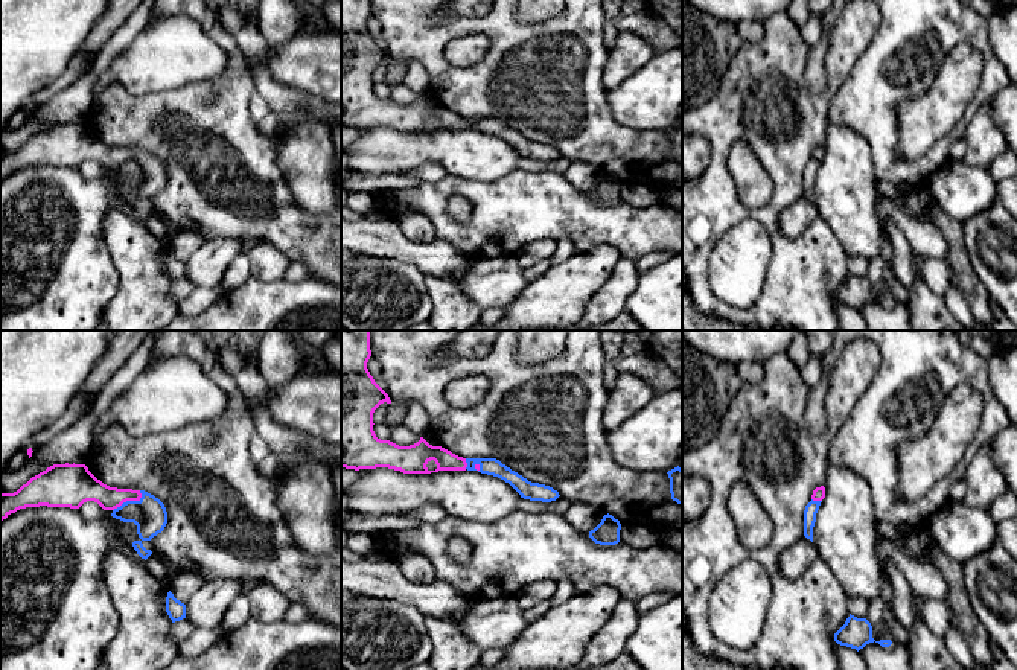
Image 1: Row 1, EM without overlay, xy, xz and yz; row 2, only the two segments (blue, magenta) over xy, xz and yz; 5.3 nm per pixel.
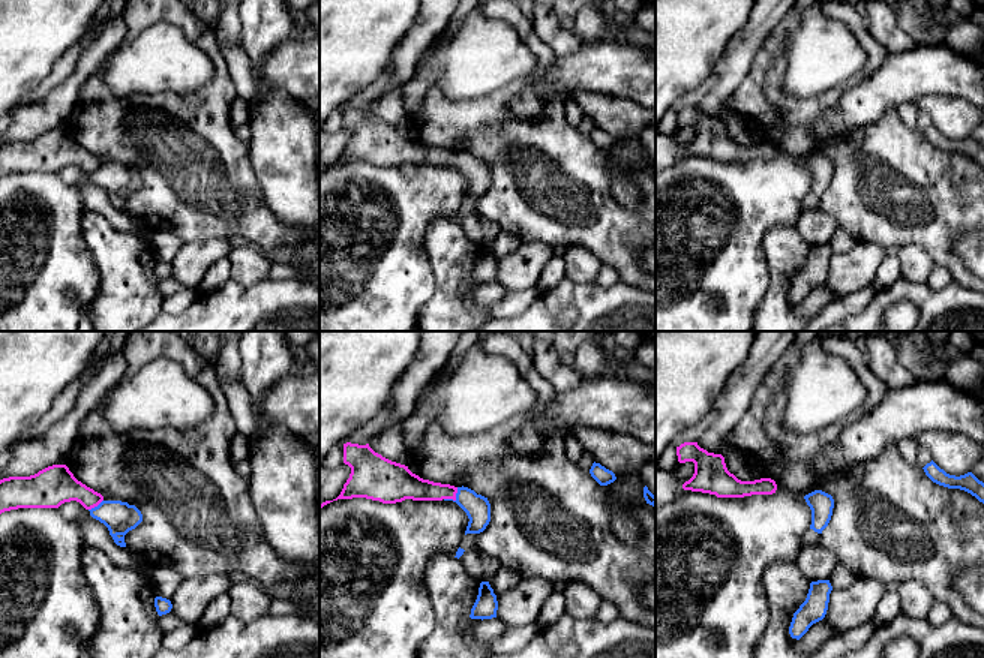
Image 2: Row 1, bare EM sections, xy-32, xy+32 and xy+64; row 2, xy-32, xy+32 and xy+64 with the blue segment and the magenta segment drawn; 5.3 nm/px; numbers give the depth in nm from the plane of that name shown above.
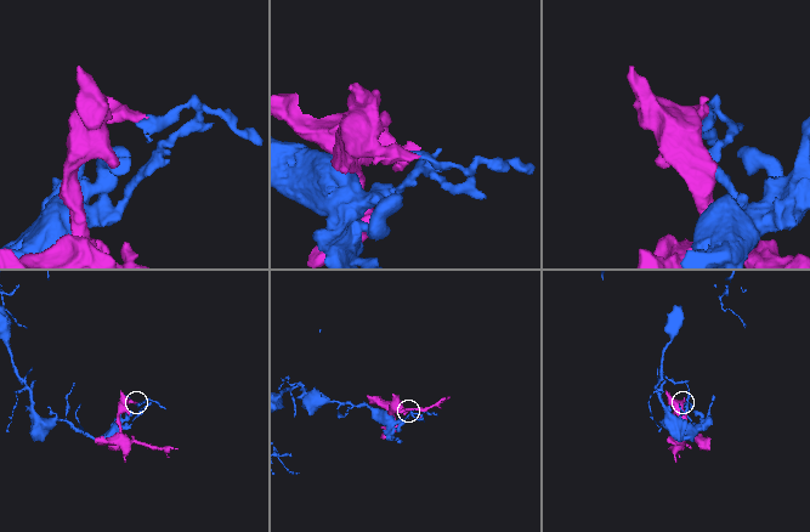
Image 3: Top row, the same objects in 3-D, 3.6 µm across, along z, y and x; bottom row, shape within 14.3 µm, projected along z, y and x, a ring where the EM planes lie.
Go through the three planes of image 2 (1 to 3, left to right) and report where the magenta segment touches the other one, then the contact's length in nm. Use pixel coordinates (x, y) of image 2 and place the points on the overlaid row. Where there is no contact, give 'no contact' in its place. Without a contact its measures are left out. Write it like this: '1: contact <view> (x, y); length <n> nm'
1: contact xy-32 (95, 507); length 100 nm
2: contact xy+32 (456, 498); length 100 nm
3: no contact

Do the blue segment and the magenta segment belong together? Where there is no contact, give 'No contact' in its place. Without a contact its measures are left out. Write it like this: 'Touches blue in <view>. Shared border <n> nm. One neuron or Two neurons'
Touches blue in xy. Shared border 190 nm. Two neurons

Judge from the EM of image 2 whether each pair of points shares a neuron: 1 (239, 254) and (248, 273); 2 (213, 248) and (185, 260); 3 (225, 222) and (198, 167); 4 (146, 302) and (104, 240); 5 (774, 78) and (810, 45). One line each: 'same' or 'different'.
1: same
2: same
3: same
4: same
5: different

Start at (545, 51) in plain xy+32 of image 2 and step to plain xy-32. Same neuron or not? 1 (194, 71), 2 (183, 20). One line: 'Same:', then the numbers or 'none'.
Same: 2

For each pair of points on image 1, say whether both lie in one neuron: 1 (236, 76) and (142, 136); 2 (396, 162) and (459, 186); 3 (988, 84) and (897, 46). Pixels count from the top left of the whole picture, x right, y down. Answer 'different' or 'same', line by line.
1: same
2: different
3: same

